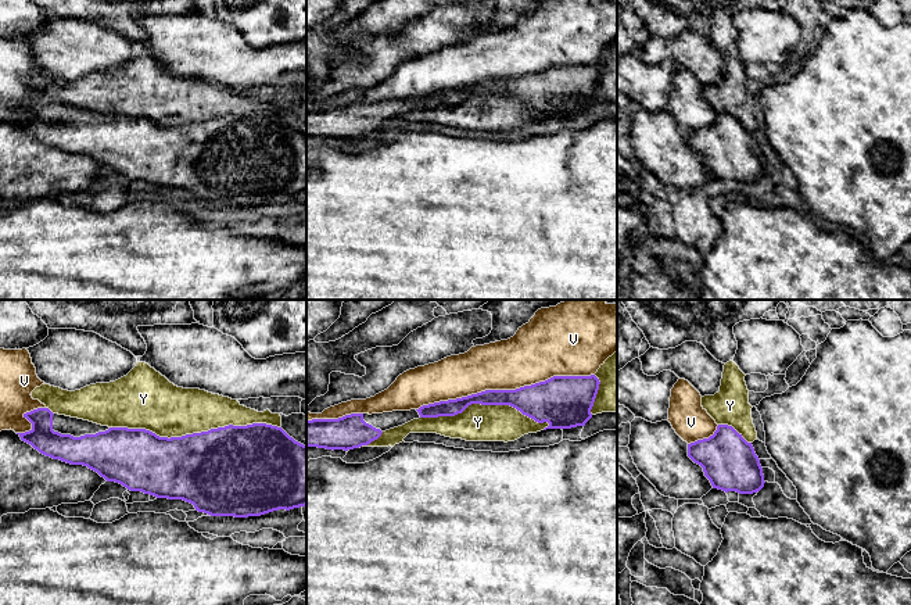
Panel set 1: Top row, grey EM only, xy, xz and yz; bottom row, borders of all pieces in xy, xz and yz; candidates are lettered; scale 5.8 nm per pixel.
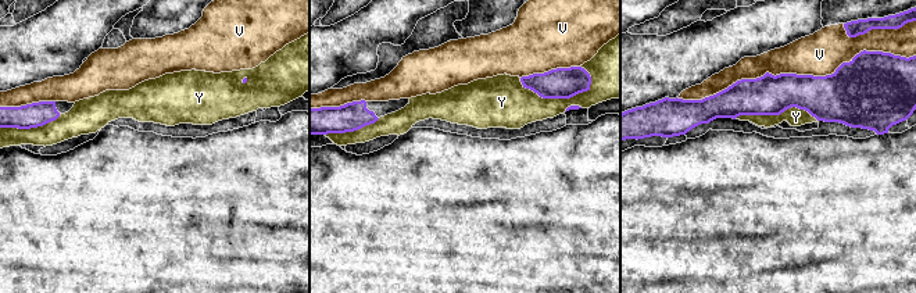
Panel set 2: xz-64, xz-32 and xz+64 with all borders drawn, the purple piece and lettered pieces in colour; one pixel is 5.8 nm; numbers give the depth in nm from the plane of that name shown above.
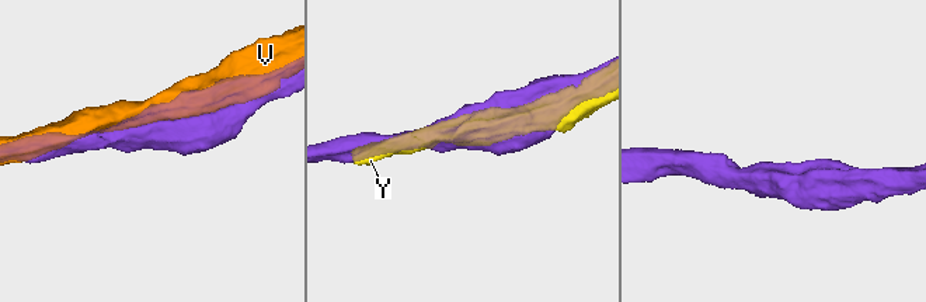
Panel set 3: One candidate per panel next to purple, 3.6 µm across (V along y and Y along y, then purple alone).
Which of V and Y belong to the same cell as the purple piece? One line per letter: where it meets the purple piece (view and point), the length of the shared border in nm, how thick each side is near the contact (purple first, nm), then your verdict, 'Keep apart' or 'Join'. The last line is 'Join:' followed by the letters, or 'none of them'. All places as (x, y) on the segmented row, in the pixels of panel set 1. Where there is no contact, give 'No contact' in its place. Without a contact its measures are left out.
V: Touches purple at xz (505, 390). Shared border 1050 nm. Thickness 240 nm (purple) against 300 nm. Keep apart
Y: Touches purple at xy (194, 433). Shared border 1000 nm. Thickness 480 nm (purple) against 300 nm. Keep apart
Join: none of them

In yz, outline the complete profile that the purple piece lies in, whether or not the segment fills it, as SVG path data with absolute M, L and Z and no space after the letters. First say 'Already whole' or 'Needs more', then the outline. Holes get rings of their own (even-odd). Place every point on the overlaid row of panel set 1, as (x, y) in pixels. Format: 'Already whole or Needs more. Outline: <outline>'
Already whole. Outline: M718 425L709 438L688 444L688 457L703 468L713 488L753 494L764 487L760 459L732 426Z

